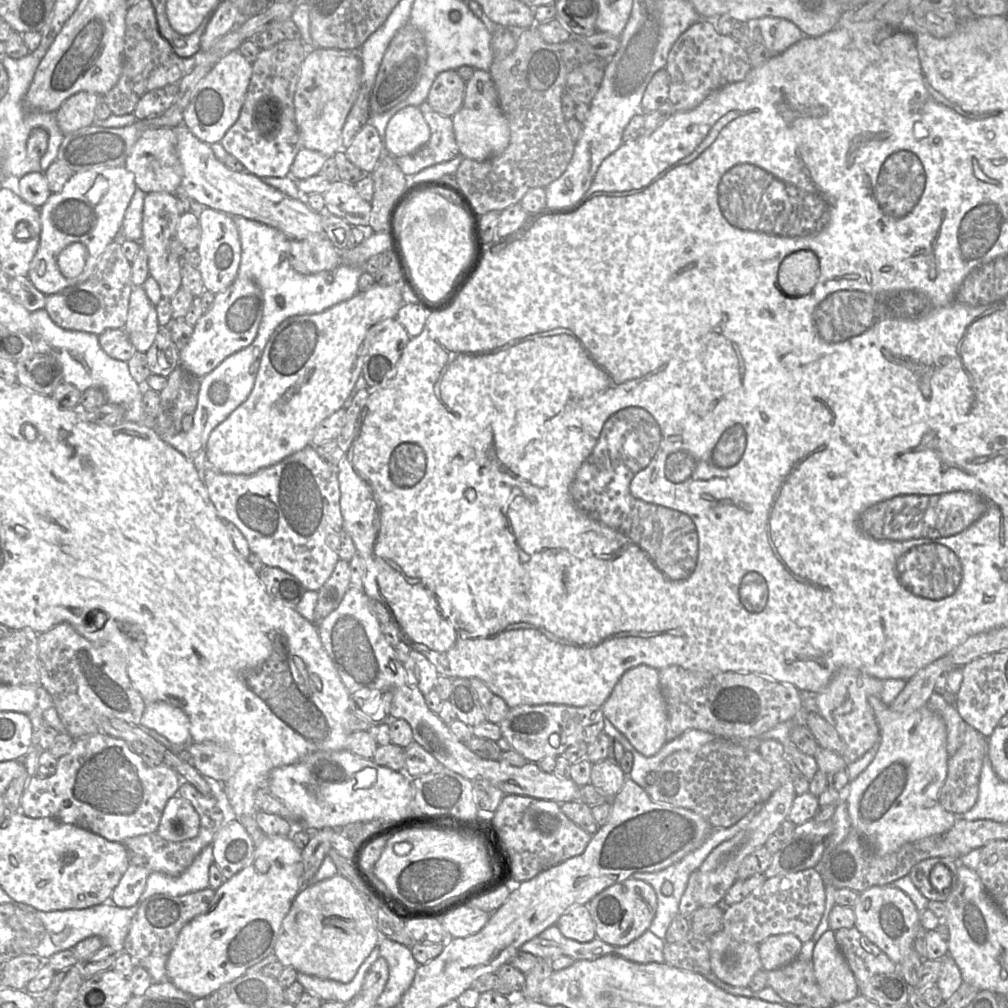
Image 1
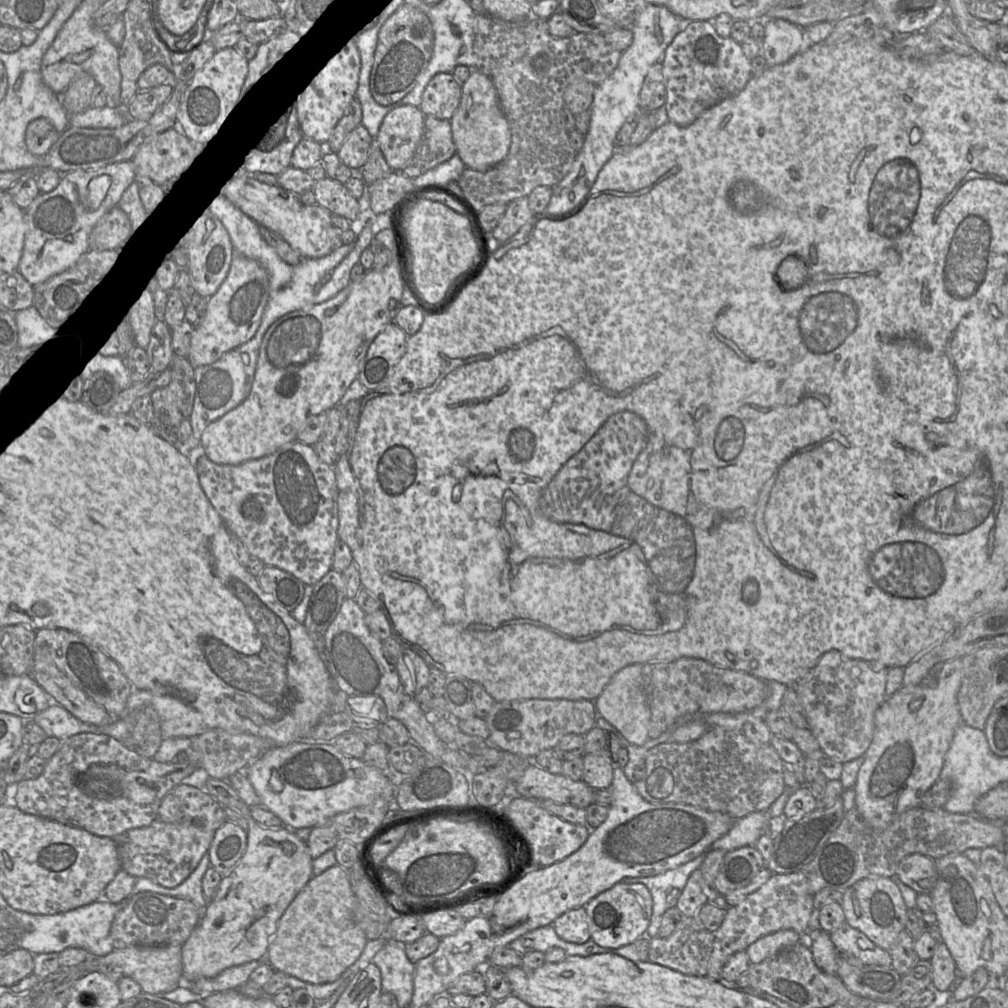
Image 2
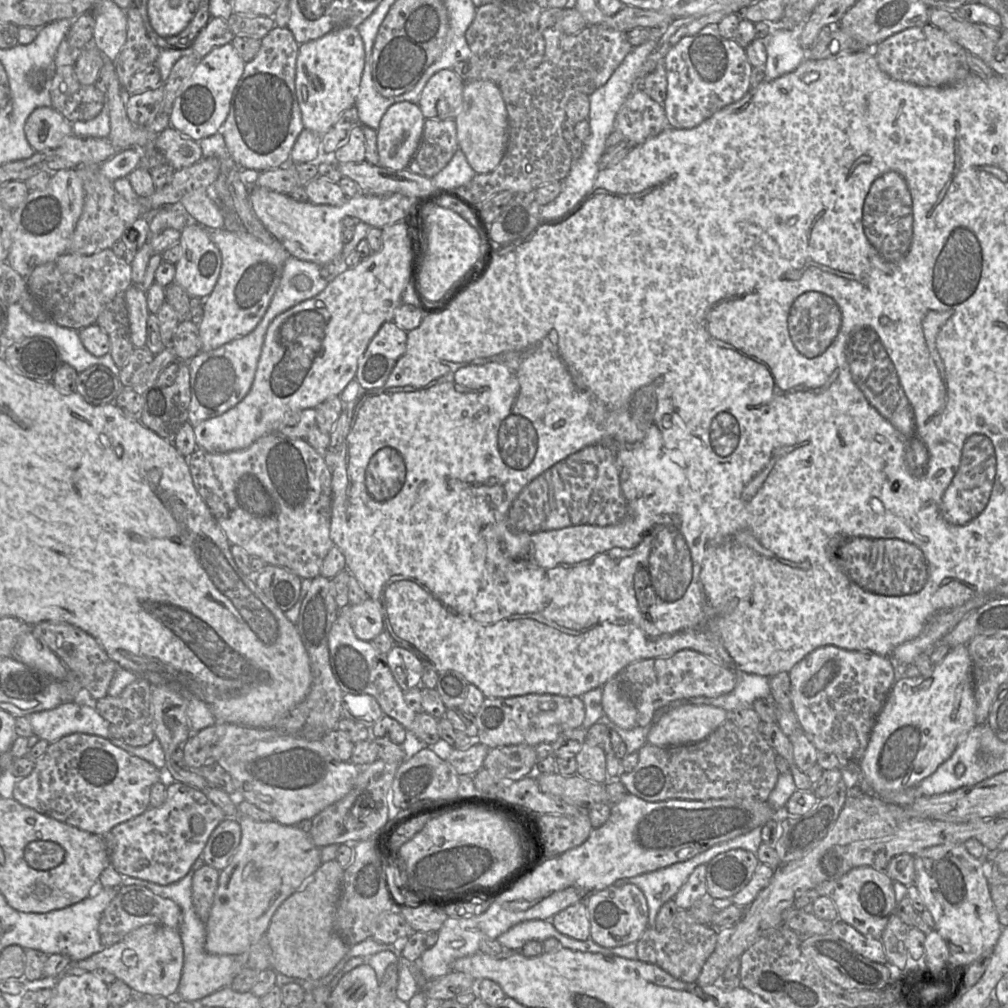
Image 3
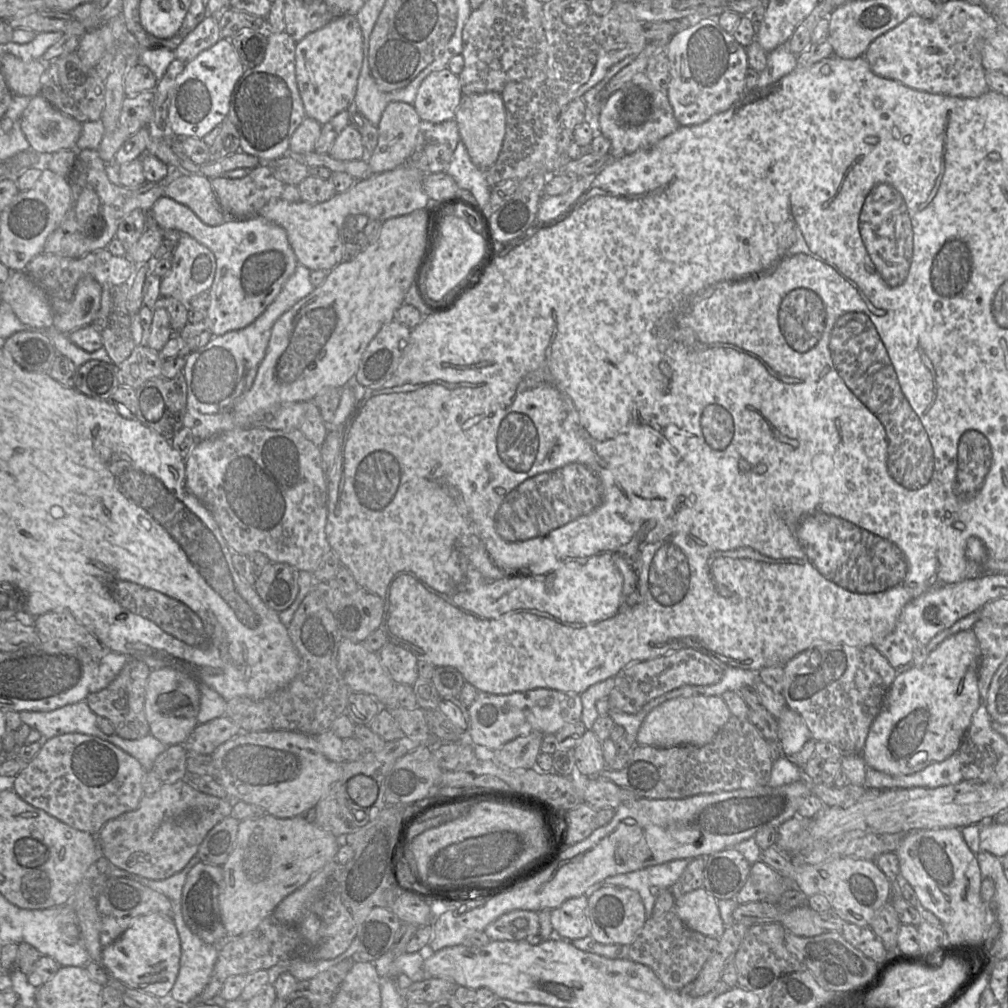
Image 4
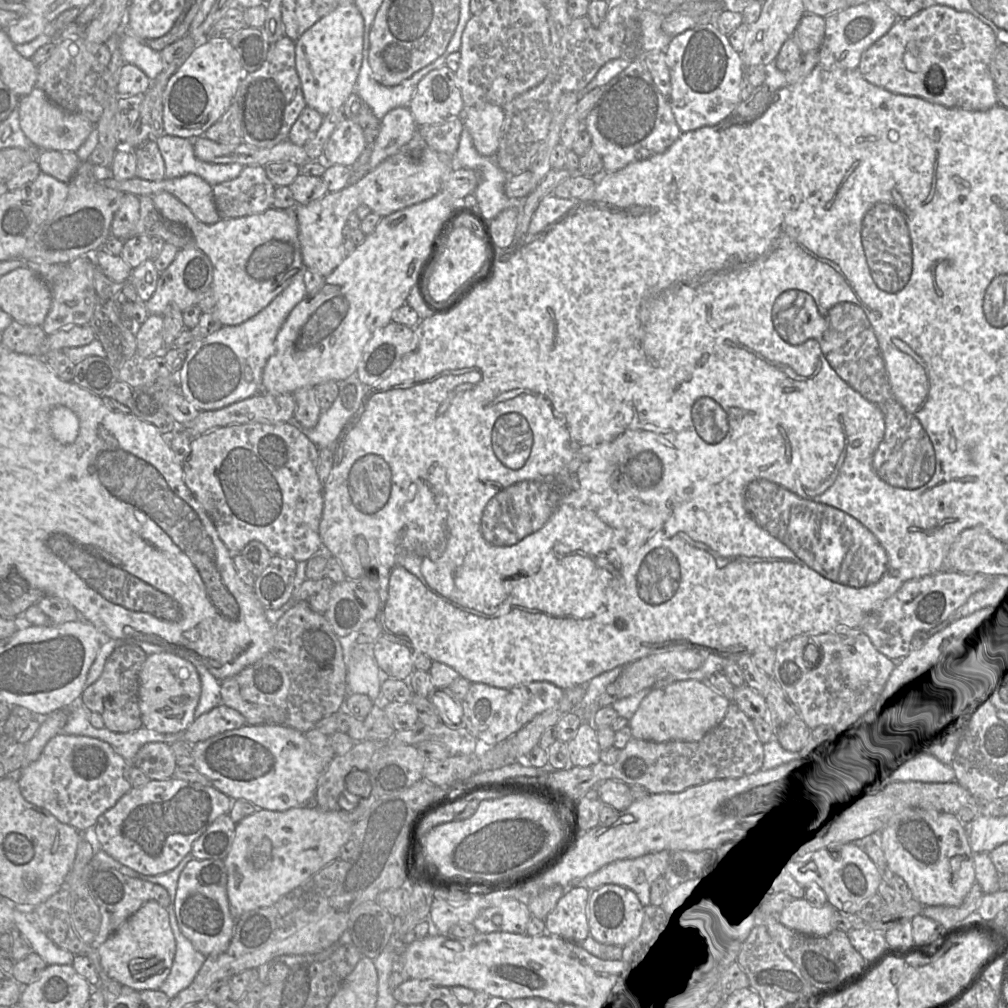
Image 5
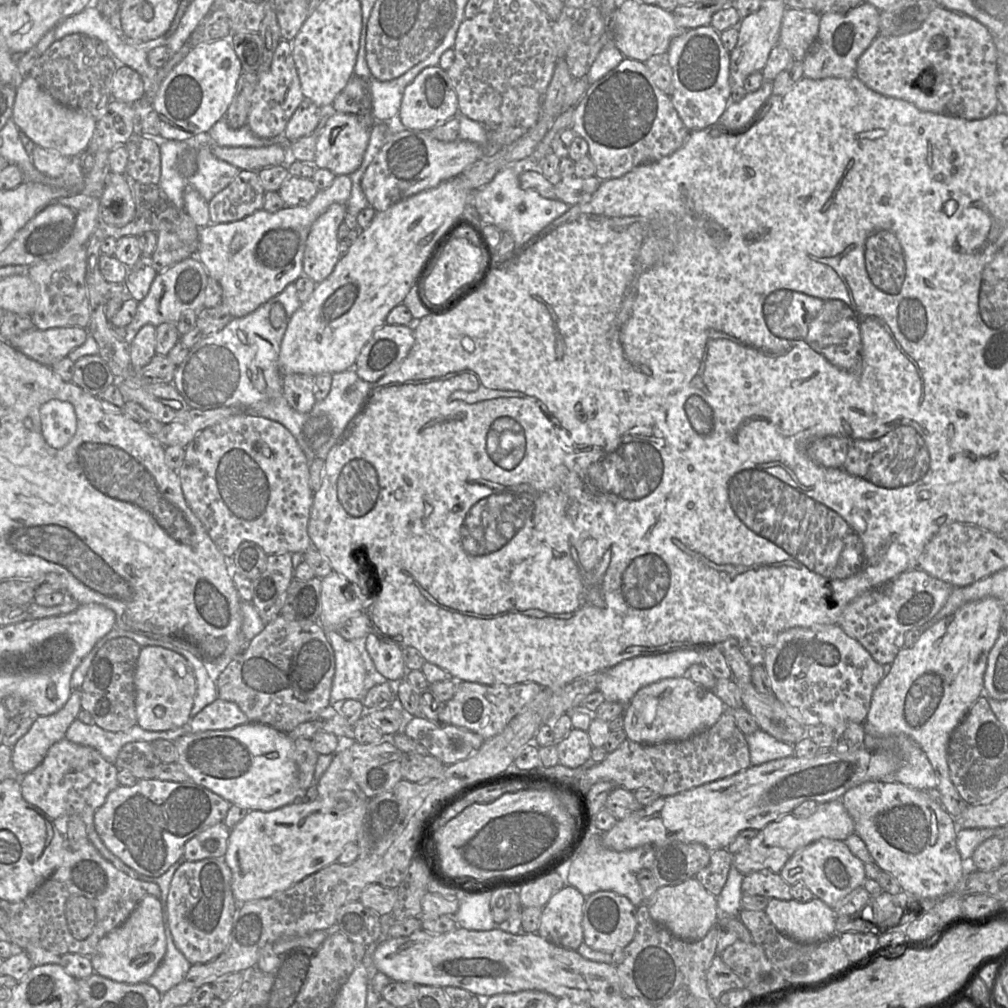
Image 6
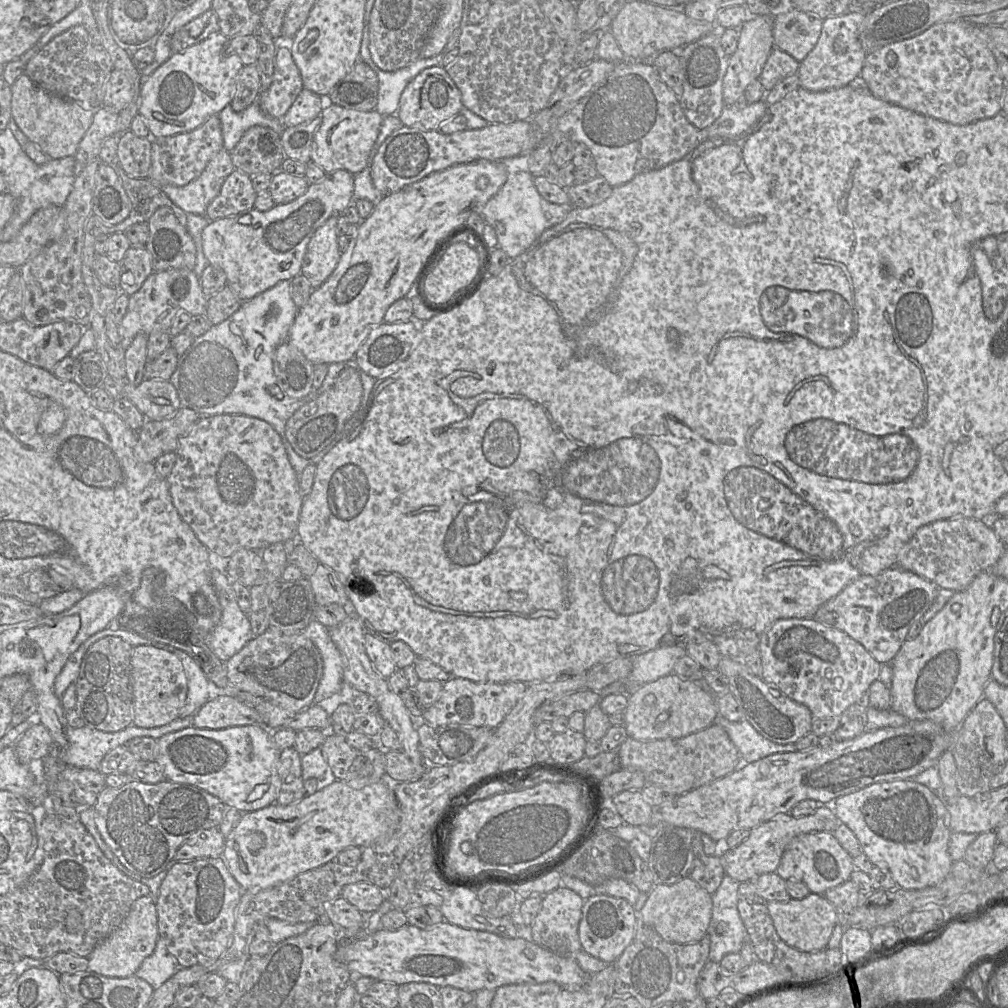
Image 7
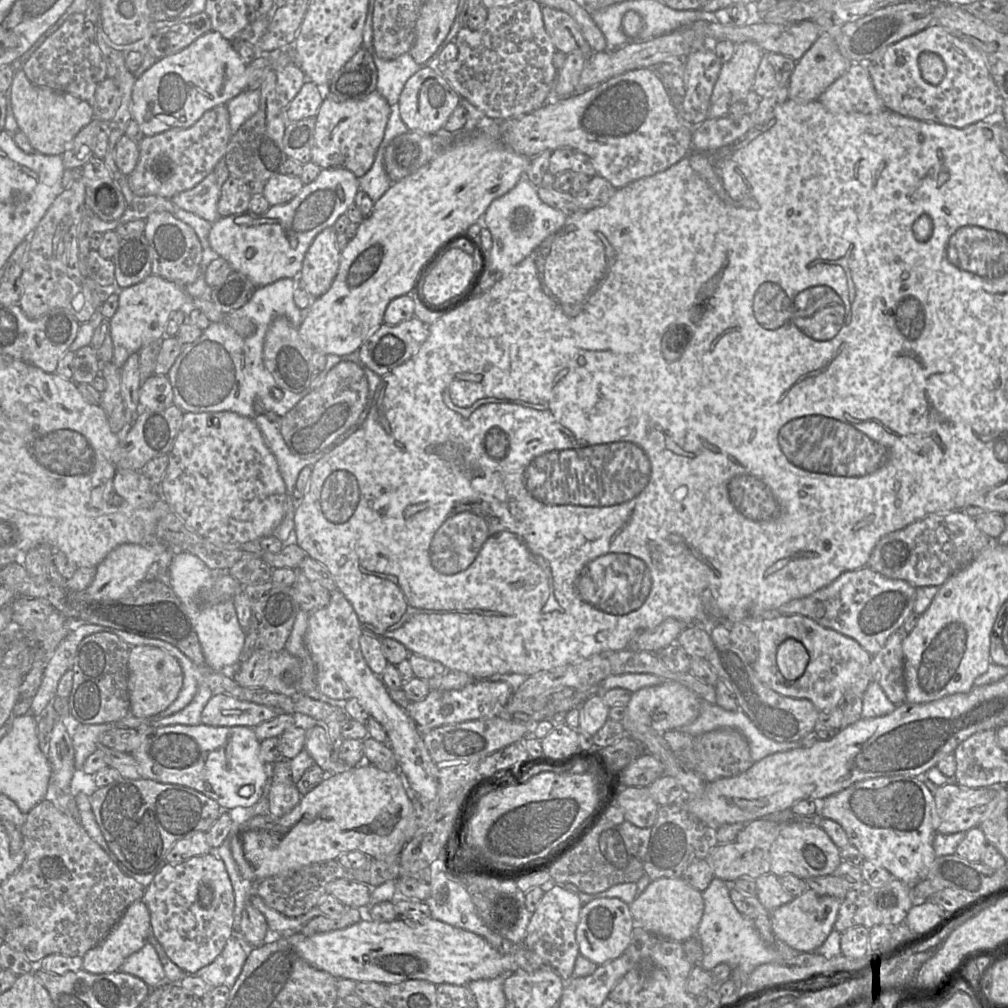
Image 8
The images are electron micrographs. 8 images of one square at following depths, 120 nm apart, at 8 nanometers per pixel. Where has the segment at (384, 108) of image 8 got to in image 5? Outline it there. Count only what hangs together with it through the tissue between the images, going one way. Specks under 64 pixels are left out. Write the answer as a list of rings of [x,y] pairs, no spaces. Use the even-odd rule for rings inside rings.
[[[346,118],[325,143],[322,160],[327,165],[352,167],[366,147],[367,142],[360,126]]]

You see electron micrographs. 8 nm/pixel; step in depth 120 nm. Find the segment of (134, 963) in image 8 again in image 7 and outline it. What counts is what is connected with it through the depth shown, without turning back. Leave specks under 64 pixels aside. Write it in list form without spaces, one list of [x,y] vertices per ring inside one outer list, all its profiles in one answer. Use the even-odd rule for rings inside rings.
[[[159,937],[154,952],[142,962],[134,976],[147,982],[153,990],[157,990],[175,975],[178,968],[164,940]]]

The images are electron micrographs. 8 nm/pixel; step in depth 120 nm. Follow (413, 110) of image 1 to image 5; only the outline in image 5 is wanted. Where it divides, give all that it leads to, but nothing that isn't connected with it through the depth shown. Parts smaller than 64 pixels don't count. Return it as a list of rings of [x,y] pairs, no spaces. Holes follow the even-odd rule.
[[[409,108],[390,110],[380,120],[380,131],[372,145],[368,161],[369,172],[406,145],[417,133],[417,128]]]

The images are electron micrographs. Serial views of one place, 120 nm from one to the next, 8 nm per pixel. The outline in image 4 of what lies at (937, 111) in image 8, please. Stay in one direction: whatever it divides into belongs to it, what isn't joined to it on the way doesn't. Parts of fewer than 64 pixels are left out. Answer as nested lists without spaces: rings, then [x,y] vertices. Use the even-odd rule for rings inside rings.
[[[944,4],[934,18],[922,18],[911,14],[902,23],[873,40],[864,57],[873,73],[910,88],[934,94],[976,98],[990,90],[982,65],[981,43],[997,31],[996,21],[977,5]]]

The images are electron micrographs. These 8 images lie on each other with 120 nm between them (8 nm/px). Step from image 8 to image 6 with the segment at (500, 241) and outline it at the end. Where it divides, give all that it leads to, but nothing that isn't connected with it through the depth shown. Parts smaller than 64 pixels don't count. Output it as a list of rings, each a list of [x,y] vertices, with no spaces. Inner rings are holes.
[[[511,167],[503,168],[488,184],[472,191],[471,203],[476,207],[483,225],[494,225],[501,232],[509,232],[512,235],[516,250],[532,241],[570,207],[560,199],[548,199],[536,190],[521,188],[519,174]]]

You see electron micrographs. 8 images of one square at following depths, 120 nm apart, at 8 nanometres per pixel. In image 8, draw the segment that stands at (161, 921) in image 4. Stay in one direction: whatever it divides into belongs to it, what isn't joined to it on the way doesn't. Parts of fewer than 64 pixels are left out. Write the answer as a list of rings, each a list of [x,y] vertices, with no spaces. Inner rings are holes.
[[[141,899],[126,909],[103,942],[83,956],[82,969],[91,974],[119,971],[124,961],[147,943],[150,932],[150,913]]]

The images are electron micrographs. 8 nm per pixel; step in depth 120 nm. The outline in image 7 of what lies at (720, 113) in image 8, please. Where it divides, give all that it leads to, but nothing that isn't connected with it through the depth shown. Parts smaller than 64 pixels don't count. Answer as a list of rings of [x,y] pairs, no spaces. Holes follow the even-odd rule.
[[[753,15],[739,28],[739,40],[735,52],[729,56],[728,67],[723,78],[722,95],[725,106],[744,94],[746,87],[758,79],[764,64],[774,47],[773,17],[771,15]]]

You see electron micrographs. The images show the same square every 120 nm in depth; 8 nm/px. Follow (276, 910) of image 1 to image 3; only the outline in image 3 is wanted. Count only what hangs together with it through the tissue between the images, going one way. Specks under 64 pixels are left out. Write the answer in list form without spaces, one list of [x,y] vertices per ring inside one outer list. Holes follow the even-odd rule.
[[[239,812],[237,821],[241,828],[241,841],[229,865],[220,872],[210,915],[205,923],[205,950],[212,955],[239,955],[248,950],[266,934],[278,907],[298,891],[322,864],[321,848],[315,845],[309,833],[297,826],[283,825],[274,819],[257,822]]]

